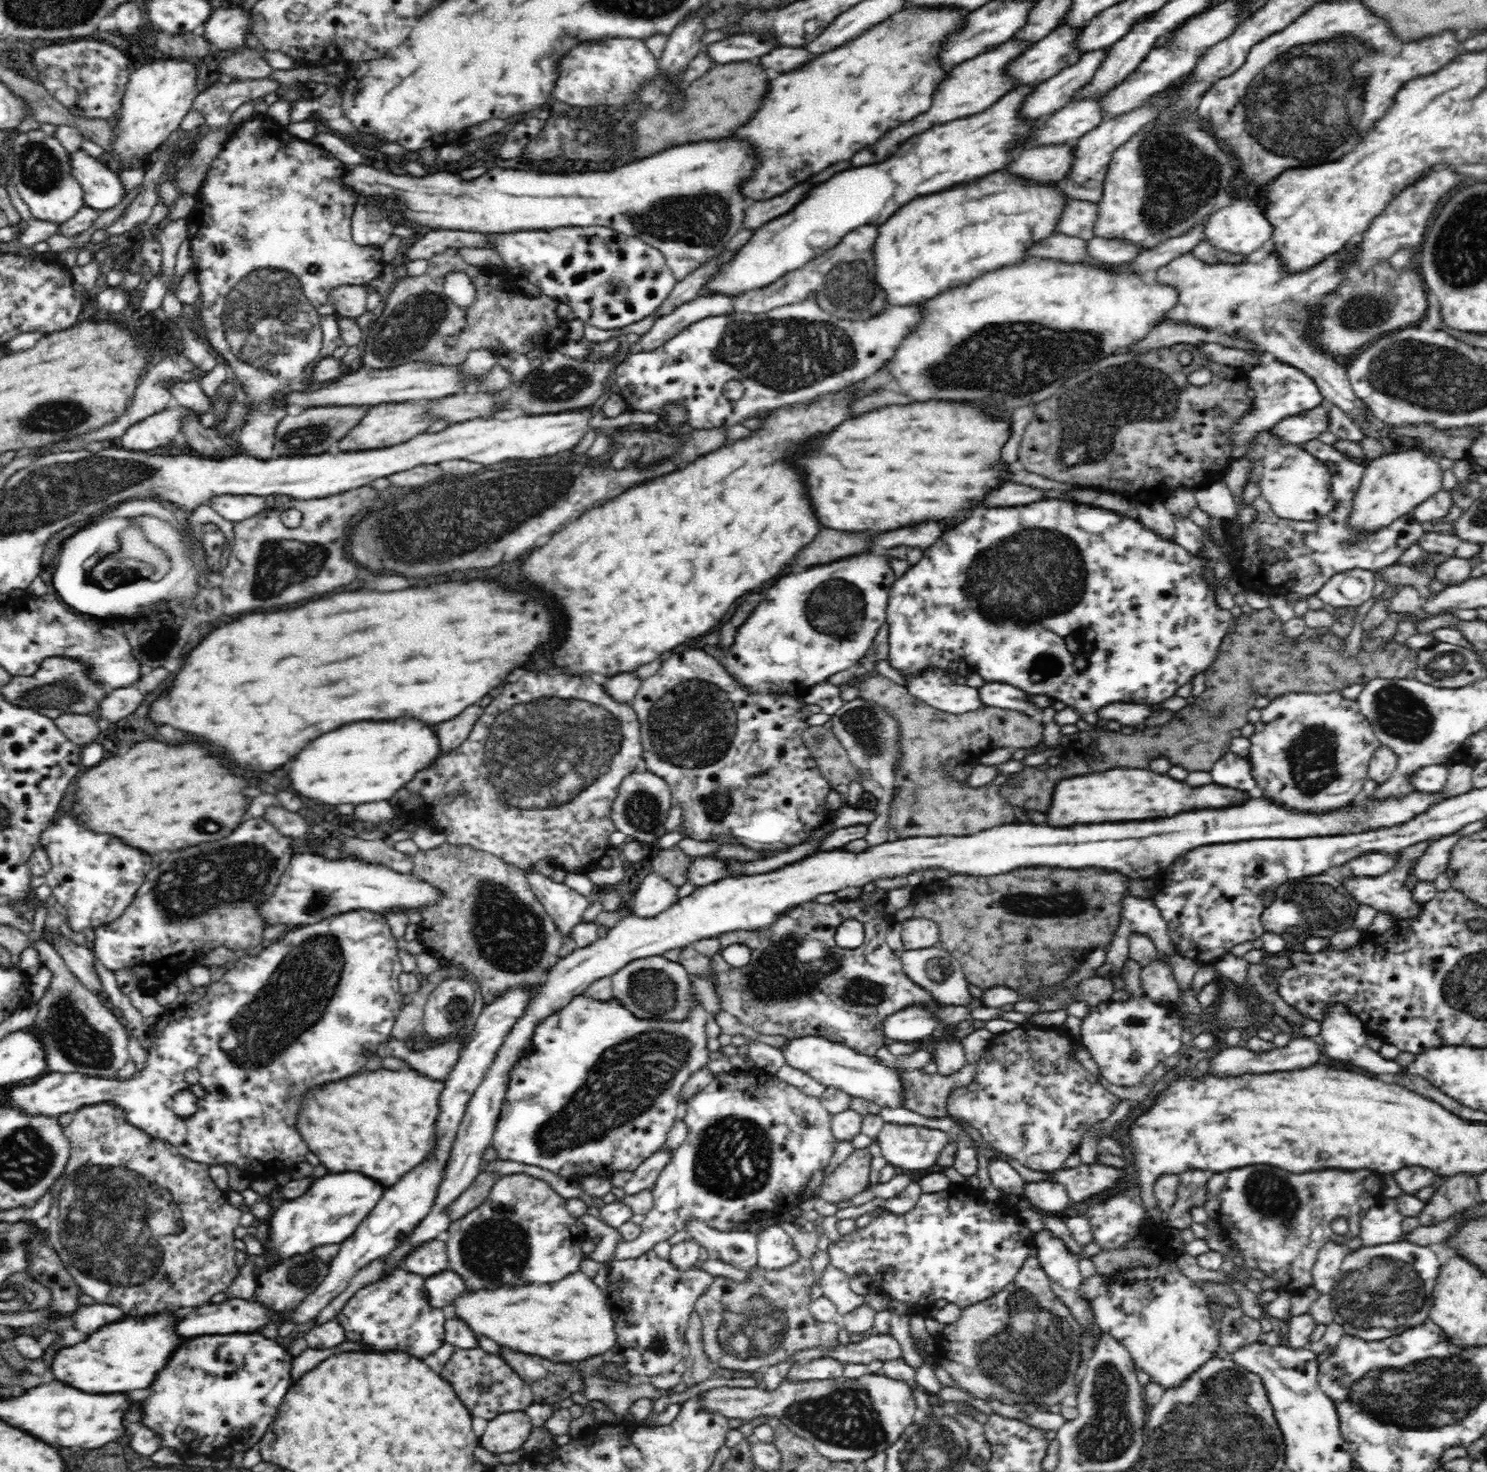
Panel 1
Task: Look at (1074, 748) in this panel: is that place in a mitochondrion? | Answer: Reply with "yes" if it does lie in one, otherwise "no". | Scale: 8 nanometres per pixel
no

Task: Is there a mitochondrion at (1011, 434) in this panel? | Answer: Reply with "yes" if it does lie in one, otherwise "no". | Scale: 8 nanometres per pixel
no

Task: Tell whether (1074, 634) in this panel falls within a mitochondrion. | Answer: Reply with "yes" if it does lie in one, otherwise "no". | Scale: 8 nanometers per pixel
yes

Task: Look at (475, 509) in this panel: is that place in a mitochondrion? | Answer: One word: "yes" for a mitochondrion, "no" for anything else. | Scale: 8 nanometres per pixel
yes

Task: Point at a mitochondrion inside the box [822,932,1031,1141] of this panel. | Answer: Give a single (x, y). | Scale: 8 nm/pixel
(938, 969)

